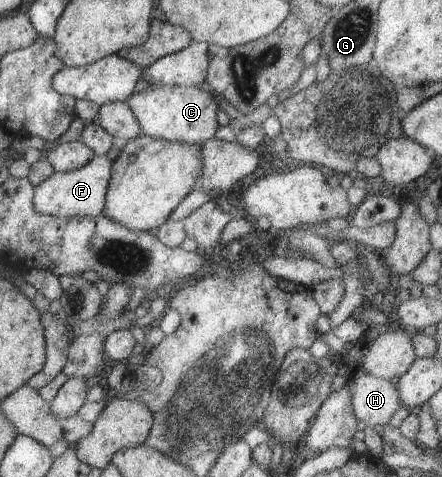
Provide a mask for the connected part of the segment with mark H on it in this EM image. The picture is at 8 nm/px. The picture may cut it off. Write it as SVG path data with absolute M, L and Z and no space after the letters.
M363 374L349 382L353 415L367 427L387 425L400 408L399 392L383 378Z

